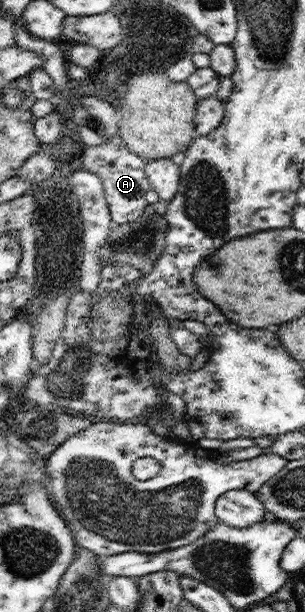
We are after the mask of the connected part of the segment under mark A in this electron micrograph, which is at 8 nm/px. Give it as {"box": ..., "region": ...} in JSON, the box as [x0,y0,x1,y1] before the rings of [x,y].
{"box":[82,133,152,224],"region":[[[115,133],[107,142],[88,147],[82,154],[82,168],[96,174],[103,183],[113,224],[129,224],[145,212],[148,202],[146,192],[152,188],[144,171],[145,160],[131,152],[123,139]]]}

